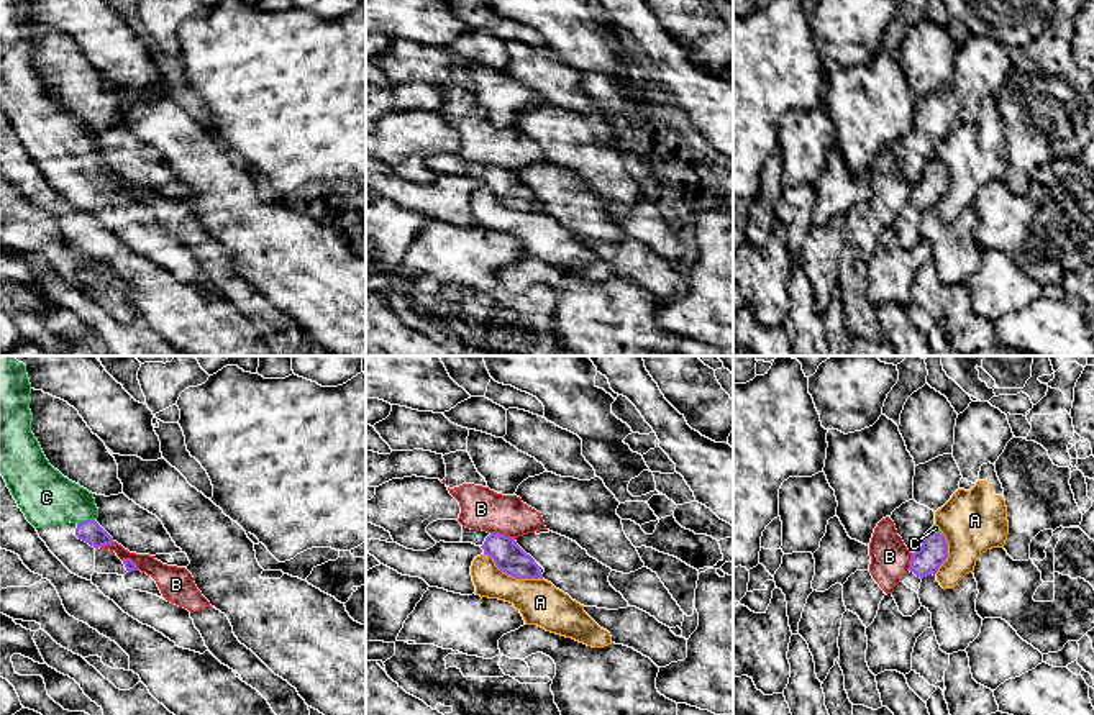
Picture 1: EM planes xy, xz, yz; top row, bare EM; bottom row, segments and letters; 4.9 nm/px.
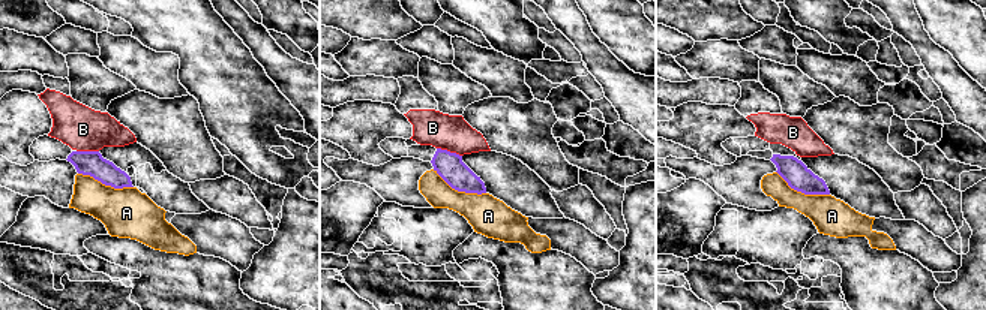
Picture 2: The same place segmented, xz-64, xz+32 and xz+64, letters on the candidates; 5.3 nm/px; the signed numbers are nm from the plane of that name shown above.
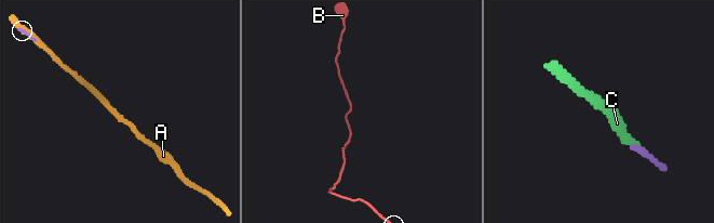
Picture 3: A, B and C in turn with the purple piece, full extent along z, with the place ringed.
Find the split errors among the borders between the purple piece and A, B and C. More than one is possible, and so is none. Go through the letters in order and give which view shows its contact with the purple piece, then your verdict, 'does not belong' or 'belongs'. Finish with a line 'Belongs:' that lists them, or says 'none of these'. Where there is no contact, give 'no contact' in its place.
A: xz | does not belong
B: xz | does not belong
C: xy | belongs
Belongs: C

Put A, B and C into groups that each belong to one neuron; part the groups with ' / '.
A / B / C

